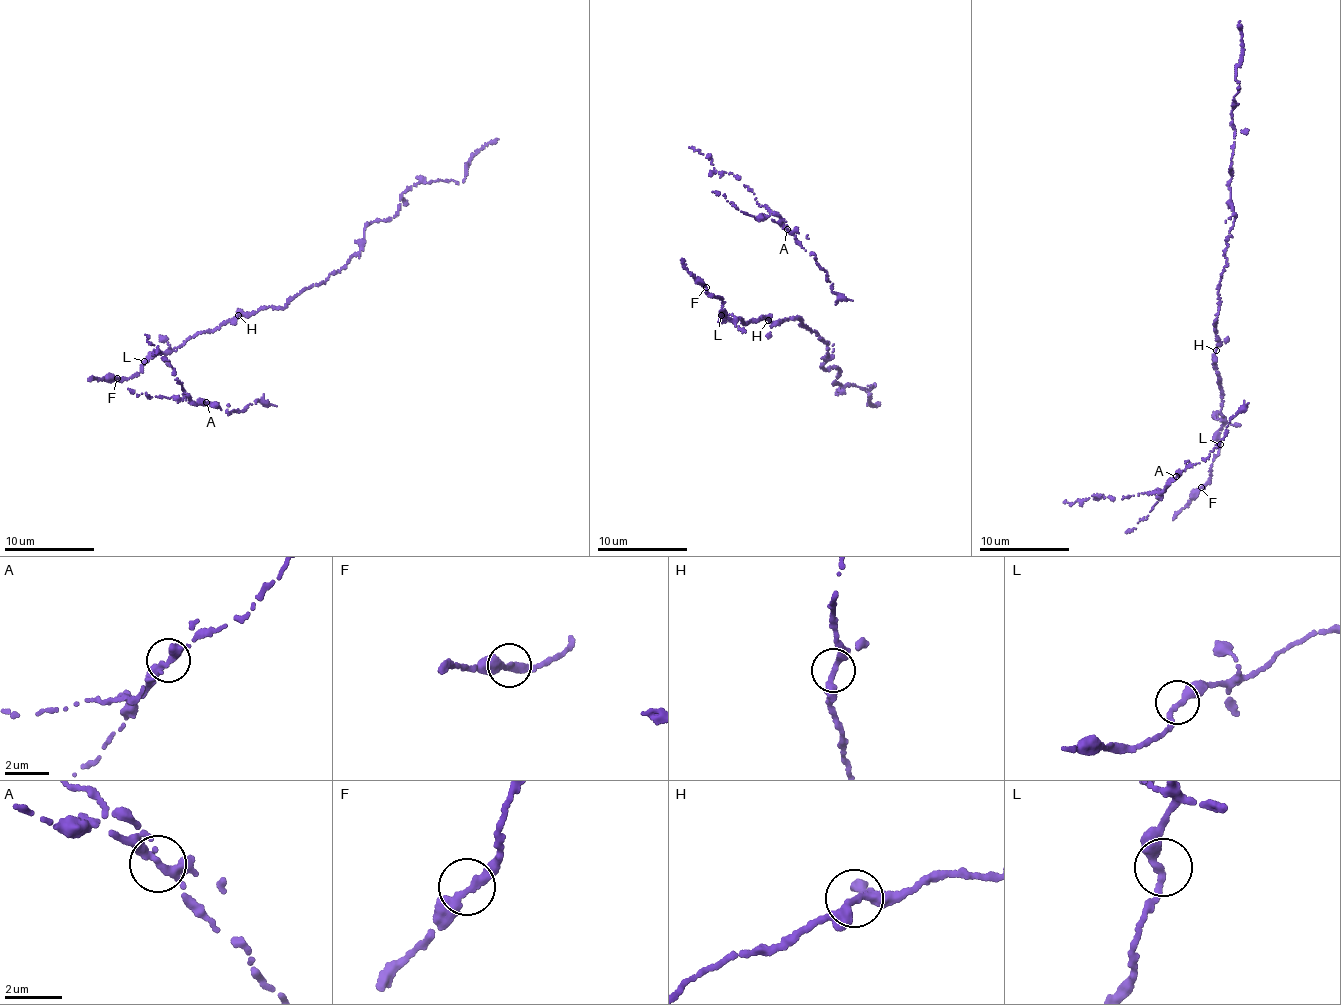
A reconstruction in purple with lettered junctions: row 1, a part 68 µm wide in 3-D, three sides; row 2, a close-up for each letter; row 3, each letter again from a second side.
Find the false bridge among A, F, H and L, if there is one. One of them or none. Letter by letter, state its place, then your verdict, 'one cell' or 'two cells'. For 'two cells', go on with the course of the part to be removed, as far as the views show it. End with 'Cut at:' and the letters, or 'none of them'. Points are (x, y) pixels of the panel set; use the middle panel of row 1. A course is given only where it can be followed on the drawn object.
A: at (787, 229); two cells; foreign part runs (787, 230), (772, 219), (755, 218), (736, 209), (725, 198), (712, 192)
F: at (706, 287); one cell
H: at (768, 320); one cell
L: at (721, 315); one cell
Cut at: A

